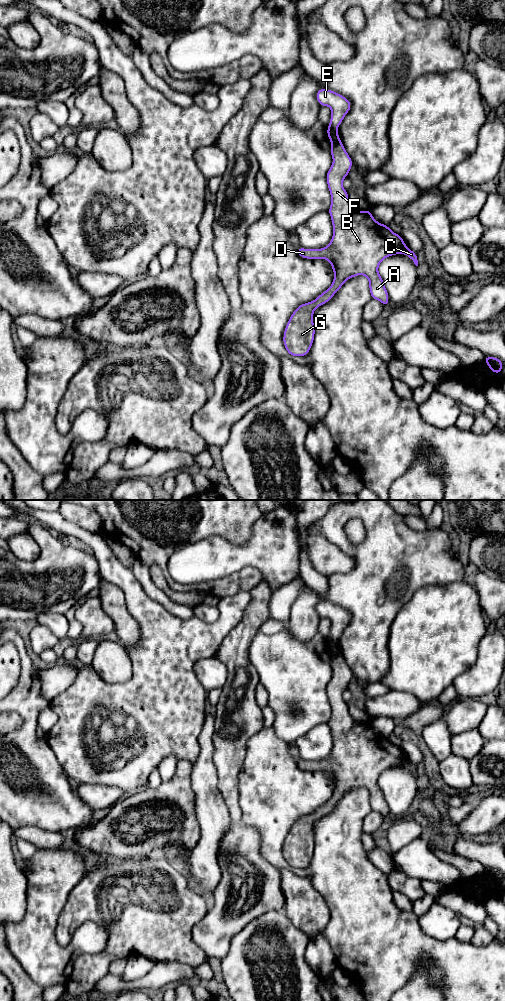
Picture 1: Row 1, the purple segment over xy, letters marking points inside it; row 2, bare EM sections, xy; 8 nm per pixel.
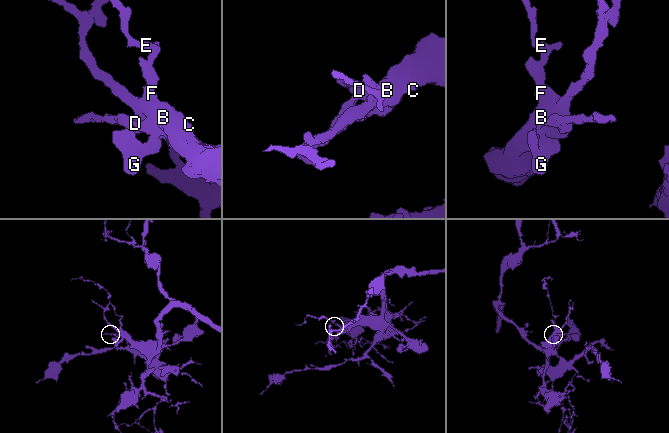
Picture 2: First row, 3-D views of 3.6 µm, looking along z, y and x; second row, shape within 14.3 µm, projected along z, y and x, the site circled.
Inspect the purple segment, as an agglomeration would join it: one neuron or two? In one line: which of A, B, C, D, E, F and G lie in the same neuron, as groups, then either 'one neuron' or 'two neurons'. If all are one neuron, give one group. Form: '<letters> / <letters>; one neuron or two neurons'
A B C D F G / E; two neurons

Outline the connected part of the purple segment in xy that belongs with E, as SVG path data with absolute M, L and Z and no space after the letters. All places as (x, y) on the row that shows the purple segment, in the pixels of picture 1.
M323 88L317 91L316 98L320 106L331 108L331 118L328 127L337 132L345 115L351 109L351 102L341 94Z

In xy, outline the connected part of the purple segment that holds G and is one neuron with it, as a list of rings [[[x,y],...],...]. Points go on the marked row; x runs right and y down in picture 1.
[[[327,127],[327,135],[331,141],[330,153],[333,158],[326,175],[331,195],[328,212],[333,225],[333,236],[324,248],[300,247],[297,253],[305,259],[329,261],[334,279],[331,286],[315,300],[298,306],[286,324],[283,343],[287,353],[297,357],[307,355],[312,347],[315,336],[314,310],[329,302],[348,279],[358,275],[366,276],[371,299],[378,300],[387,307],[389,295],[378,272],[380,263],[389,256],[405,254],[418,266],[416,252],[406,246],[401,235],[377,222],[370,210],[358,211],[351,205],[348,191],[342,183],[353,162],[338,133]]]

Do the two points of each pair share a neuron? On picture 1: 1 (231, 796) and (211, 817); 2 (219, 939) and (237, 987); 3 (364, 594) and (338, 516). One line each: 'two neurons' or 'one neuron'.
1: two neurons
2: two neurons
3: one neuron

